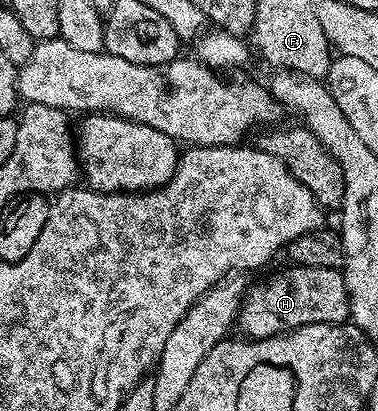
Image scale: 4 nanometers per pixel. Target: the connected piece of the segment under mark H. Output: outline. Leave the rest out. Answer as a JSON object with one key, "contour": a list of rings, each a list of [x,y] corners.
{"contour":[[[291,265],[290,270],[282,270],[271,276],[267,282],[254,286],[245,291],[242,306],[238,309],[236,326],[247,339],[271,338],[277,334],[287,334],[290,330],[304,328],[308,324],[332,324],[333,326],[345,323],[350,317],[350,297],[346,281],[341,269],[308,268],[307,266]]]}

